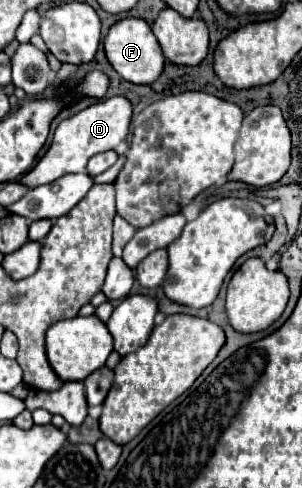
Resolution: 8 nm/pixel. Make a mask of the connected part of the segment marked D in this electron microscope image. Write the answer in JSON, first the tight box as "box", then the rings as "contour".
{"box":[20,96,134,188],"contour":[[[112,96],[108,100],[100,100],[92,106],[88,106],[86,110],[74,114],[68,120],[62,120],[54,132],[52,144],[48,148],[48,152],[40,158],[40,162],[20,180],[30,186],[36,188],[40,184],[50,184],[56,178],[70,174],[70,172],[84,172],[88,160],[94,154],[106,152],[116,148],[120,142],[124,142],[130,136],[130,124],[132,124],[132,114],[134,114],[134,104],[126,98],[126,96]]]}

